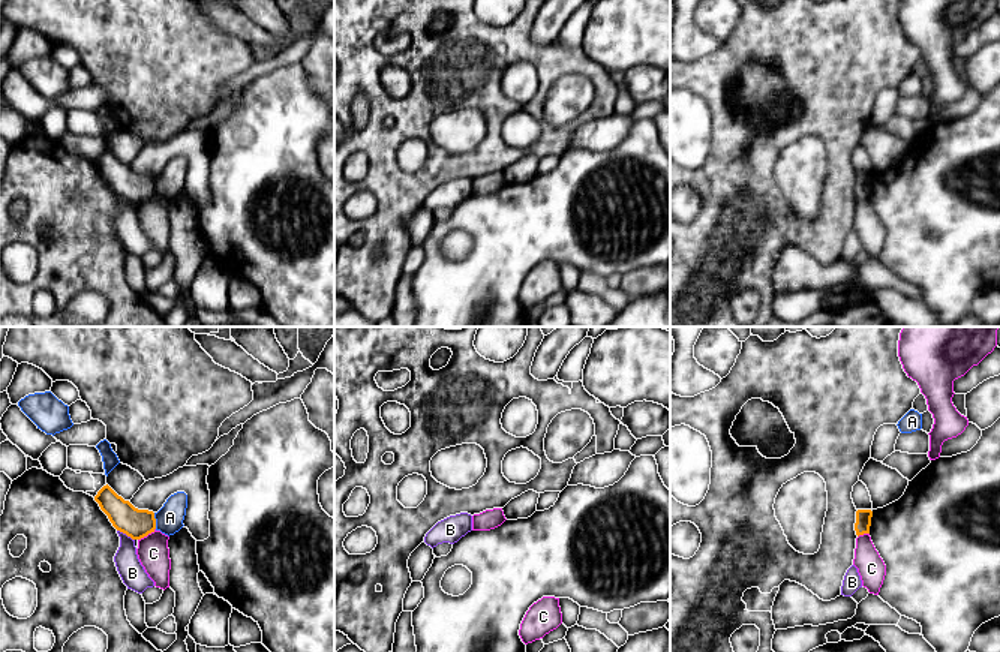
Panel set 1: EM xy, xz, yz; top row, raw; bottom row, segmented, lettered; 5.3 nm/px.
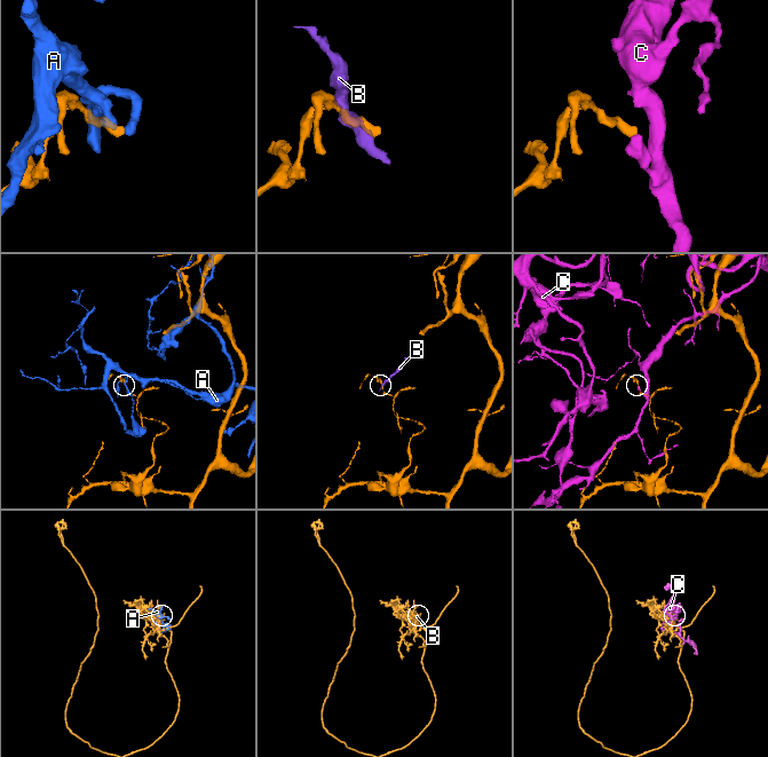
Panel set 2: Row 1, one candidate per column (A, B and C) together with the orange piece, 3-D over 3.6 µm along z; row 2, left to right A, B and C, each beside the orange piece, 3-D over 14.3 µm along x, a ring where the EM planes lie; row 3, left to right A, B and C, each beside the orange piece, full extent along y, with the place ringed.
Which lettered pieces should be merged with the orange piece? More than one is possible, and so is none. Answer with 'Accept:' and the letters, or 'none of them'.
Accept: none of them

